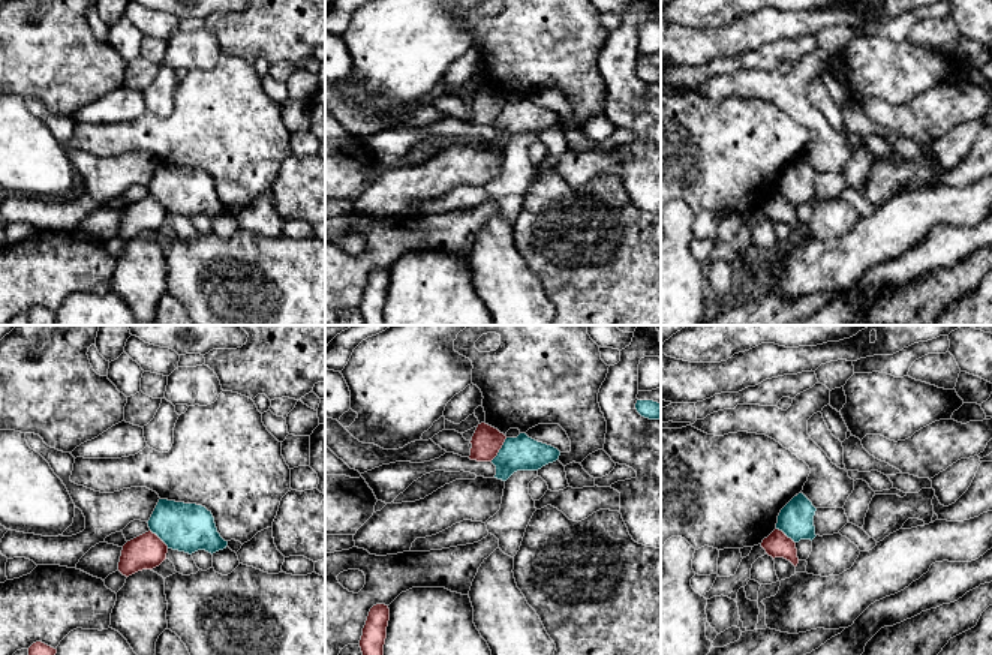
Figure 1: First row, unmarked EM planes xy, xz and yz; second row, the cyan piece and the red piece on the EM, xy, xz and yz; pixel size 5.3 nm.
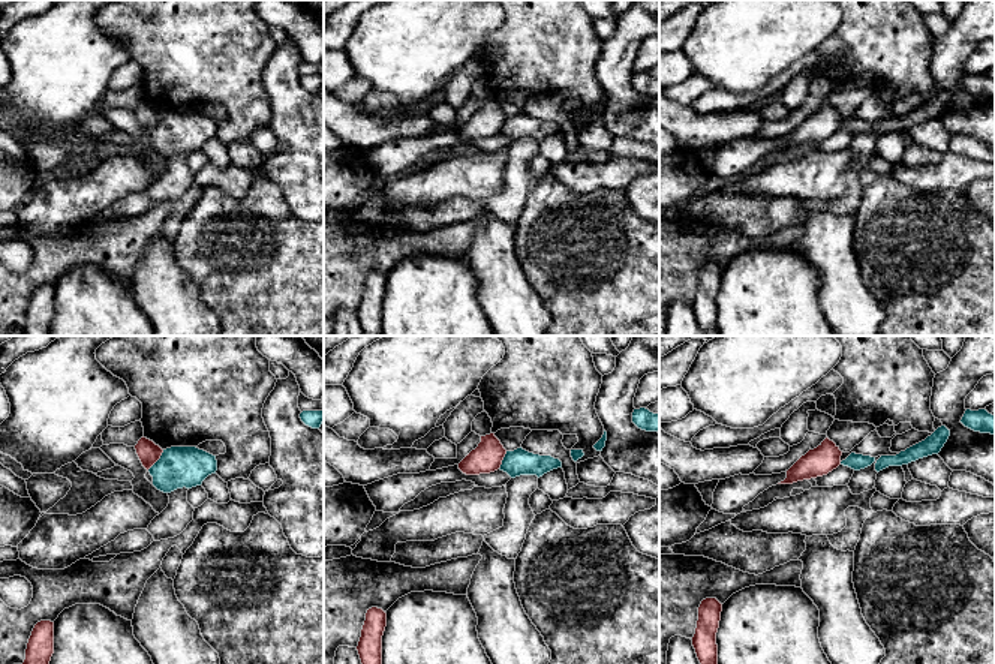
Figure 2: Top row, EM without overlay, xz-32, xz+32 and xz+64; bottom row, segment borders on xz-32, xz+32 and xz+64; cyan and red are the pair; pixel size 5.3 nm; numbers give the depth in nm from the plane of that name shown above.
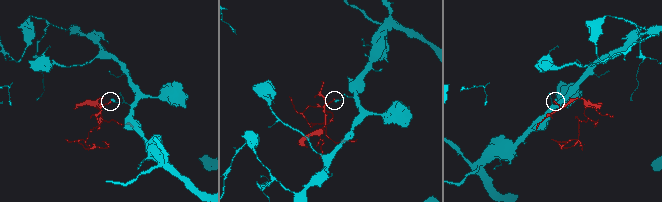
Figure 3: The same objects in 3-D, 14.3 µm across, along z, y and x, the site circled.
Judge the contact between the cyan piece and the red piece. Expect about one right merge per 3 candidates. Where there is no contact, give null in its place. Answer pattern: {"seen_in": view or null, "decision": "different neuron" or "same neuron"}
{"seen_in": "xz", "decision": "different neuron"}

